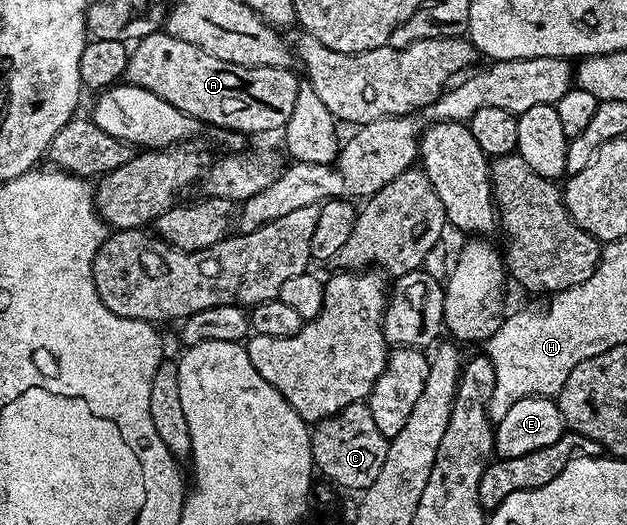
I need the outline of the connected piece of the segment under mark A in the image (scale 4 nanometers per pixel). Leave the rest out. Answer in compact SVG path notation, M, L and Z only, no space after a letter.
M166 30L154 31L138 40L127 56L126 82L157 93L181 113L191 115L200 124L224 127L227 133L275 131L287 126L289 113L297 101L301 79L286 67L246 67L221 61L189 41L181 41Z

